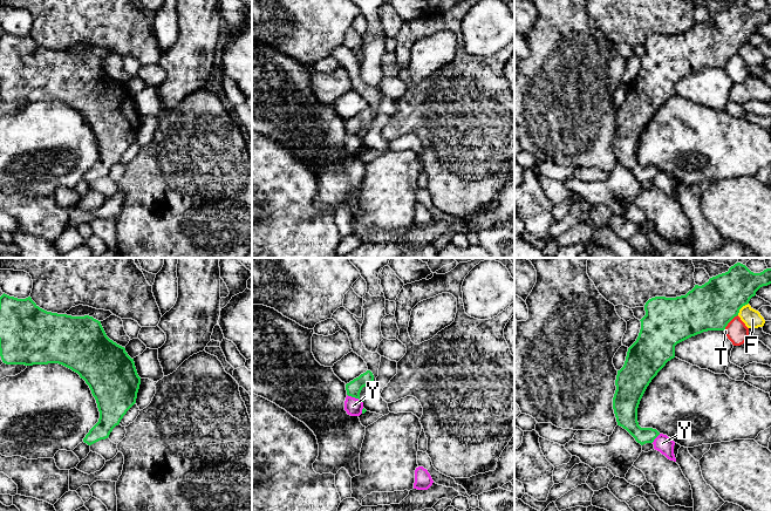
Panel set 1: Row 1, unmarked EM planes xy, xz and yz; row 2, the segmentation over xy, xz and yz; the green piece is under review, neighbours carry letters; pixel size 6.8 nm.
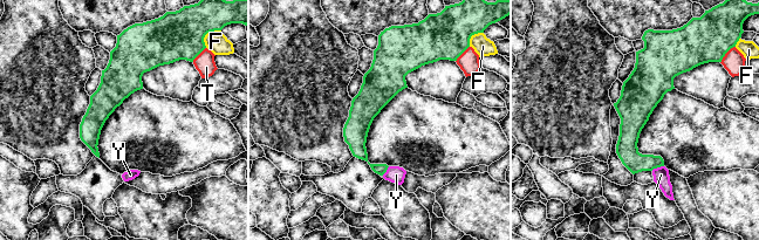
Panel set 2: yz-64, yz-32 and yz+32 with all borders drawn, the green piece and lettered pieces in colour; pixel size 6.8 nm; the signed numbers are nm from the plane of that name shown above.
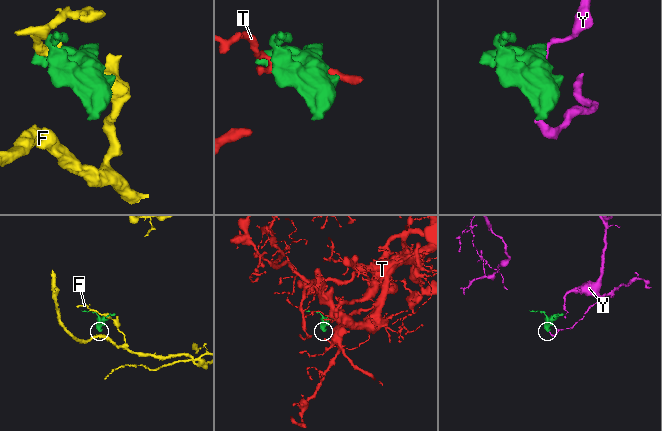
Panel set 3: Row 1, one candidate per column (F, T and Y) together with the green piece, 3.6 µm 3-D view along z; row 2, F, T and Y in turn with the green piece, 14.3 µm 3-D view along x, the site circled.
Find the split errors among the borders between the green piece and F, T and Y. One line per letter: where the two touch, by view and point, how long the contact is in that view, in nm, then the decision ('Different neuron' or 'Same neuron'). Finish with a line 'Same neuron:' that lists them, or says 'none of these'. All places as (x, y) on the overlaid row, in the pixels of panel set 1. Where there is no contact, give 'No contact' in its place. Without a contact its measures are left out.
F: Touches green at yz (741, 307). Shared border 120 nm. Different neuron
T: Touches green at yz (729, 321). Shared border 150 nm. Different neuron
Y: Touches green at xz (353, 396). Shared border 100 nm. Different neuron
Same neuron: none of these

